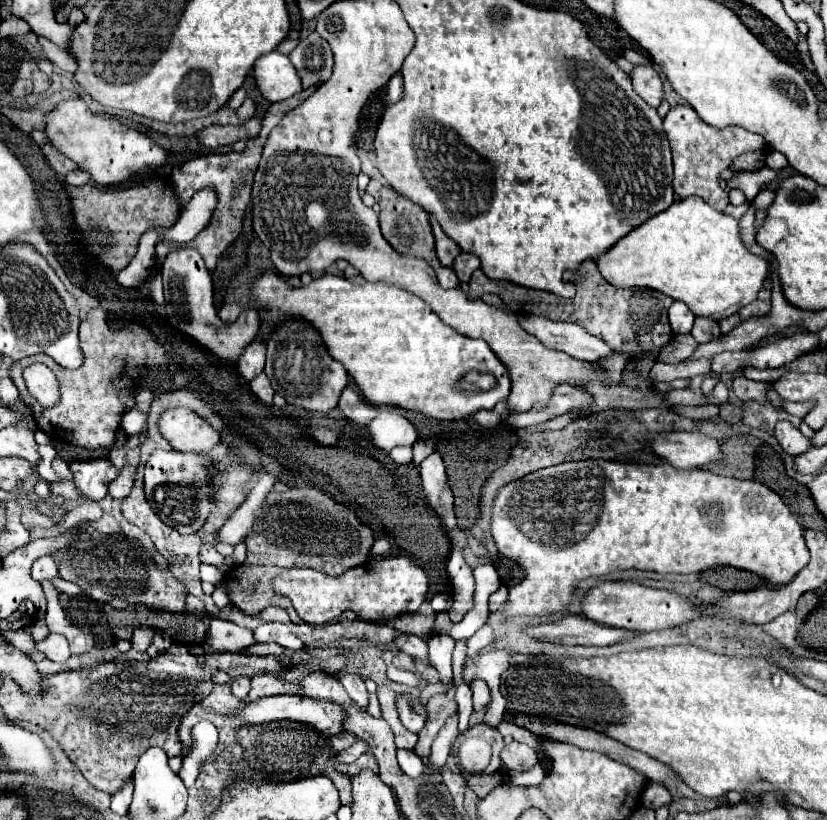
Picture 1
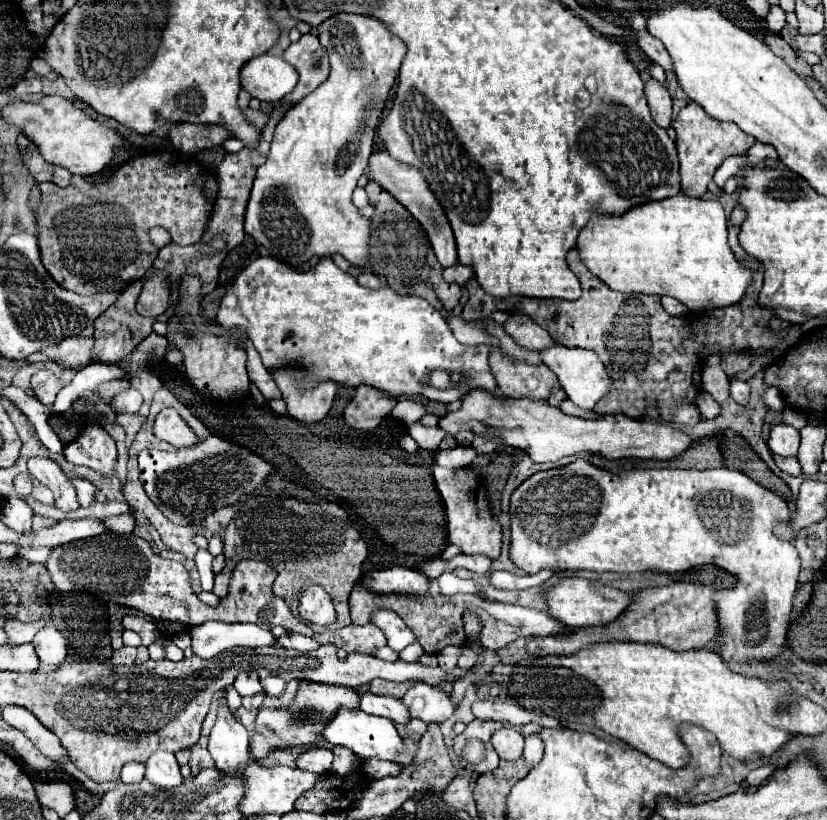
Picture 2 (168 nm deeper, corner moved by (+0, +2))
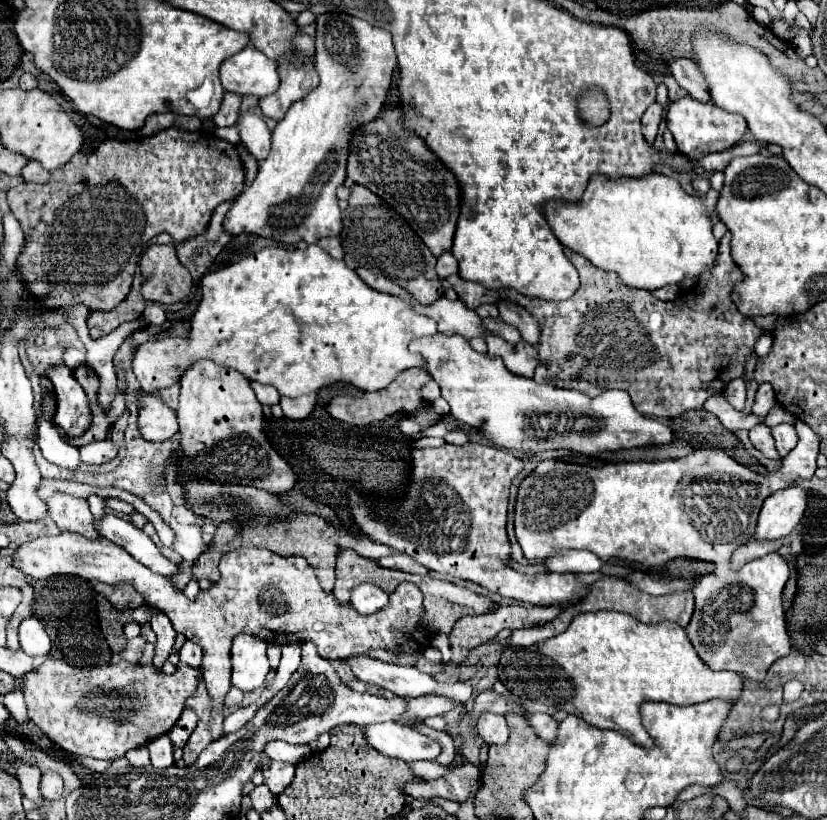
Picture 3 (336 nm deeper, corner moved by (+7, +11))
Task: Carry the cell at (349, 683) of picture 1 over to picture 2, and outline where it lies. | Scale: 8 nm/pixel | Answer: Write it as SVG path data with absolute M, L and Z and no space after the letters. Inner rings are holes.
M372 691L360 695L360 709L366 713L372 713L372 715L388 717L394 723L406 723L410 719L410 715L400 699L394 699L388 695L376 695Z

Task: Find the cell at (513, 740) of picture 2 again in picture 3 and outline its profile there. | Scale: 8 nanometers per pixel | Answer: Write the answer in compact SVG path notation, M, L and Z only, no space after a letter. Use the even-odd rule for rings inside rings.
M483 712L477 720L477 728L479 728L479 736L487 744L505 744L509 738L509 728L505 718L493 712Z

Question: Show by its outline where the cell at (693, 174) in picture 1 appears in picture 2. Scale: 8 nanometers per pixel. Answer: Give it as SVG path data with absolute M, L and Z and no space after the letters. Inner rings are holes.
M688 103L680 109L672 127L676 129L676 147L680 159L680 189L690 197L704 197L708 193L708 183L712 181L714 171L722 165L728 155L744 153L748 147L756 143L756 139L744 133L734 123L720 123L704 113L704 109L696 103Z

